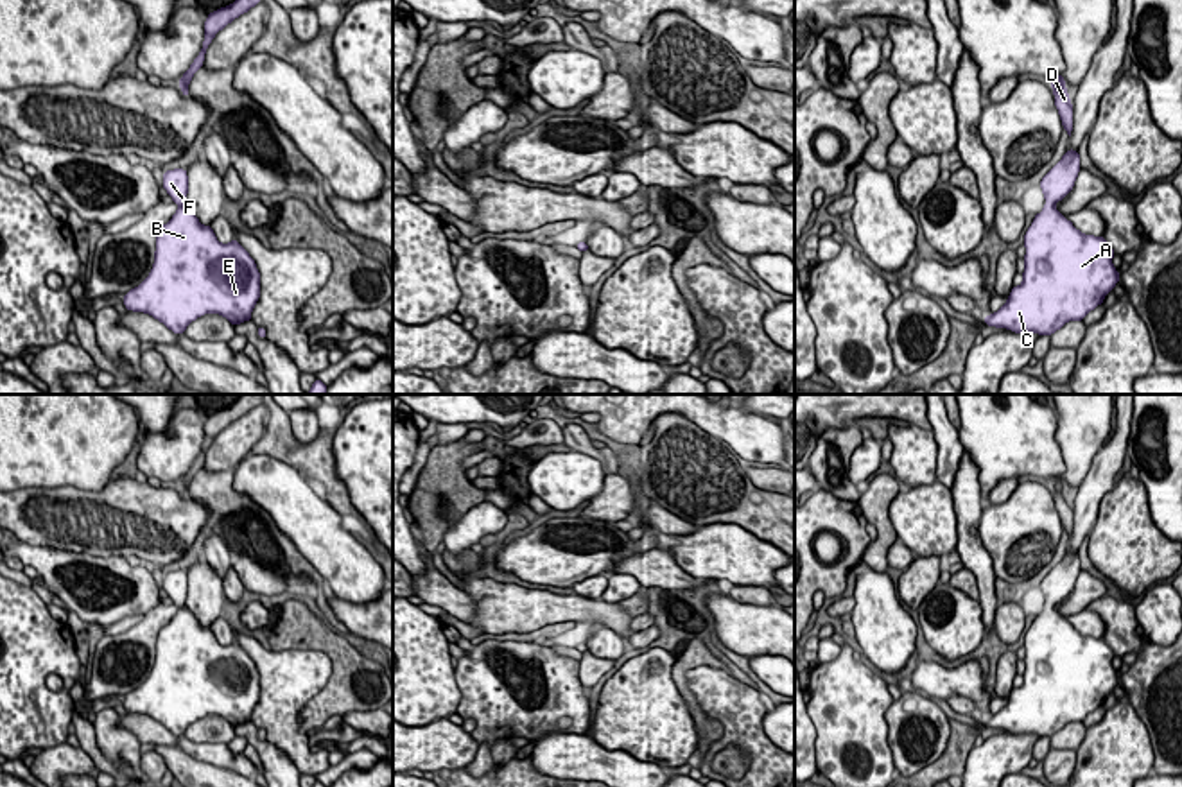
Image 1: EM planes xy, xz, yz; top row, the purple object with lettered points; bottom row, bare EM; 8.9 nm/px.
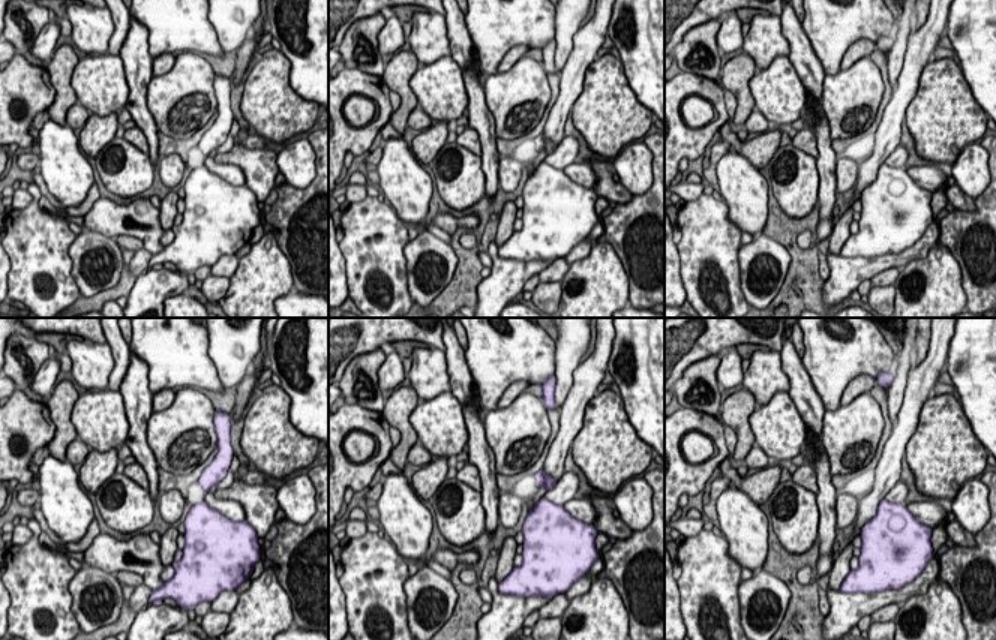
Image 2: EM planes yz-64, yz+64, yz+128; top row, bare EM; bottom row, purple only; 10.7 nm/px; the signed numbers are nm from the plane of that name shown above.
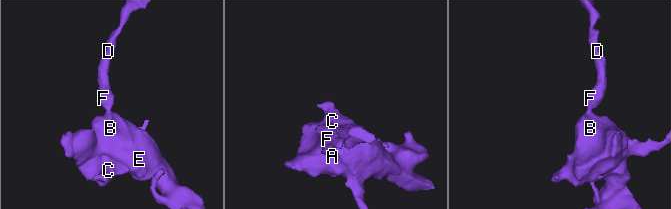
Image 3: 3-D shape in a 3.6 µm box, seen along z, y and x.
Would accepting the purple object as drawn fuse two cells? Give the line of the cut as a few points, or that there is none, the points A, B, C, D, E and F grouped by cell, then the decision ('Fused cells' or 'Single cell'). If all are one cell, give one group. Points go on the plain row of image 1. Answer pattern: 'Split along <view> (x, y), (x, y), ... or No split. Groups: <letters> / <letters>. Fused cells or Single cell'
No split. Groups: A B C D E F. Single cell

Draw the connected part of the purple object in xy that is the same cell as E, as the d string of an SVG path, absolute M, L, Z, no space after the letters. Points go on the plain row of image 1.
M185 570L163 574L163 590L178 606L156 638L149 678L122 705L143 713L174 735L204 715L221 715L233 728L249 722L260 699L260 674L249 654L233 640L221 645L212 627L203 627L185 608Z

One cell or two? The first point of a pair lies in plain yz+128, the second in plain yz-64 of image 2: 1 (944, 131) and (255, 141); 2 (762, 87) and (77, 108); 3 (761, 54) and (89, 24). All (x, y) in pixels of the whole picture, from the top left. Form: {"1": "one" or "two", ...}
{"1": "two", "2": "two", "3": "one"}

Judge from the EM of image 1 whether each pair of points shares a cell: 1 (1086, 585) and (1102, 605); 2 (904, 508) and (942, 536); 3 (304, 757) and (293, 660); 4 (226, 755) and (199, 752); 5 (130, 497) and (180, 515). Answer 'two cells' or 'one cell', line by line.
1: two cells
2: one cell
3: one cell
4: one cell
5: one cell

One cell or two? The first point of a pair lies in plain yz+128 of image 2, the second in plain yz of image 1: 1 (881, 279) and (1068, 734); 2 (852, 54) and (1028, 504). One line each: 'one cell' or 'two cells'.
1: one cell
2: two cells

